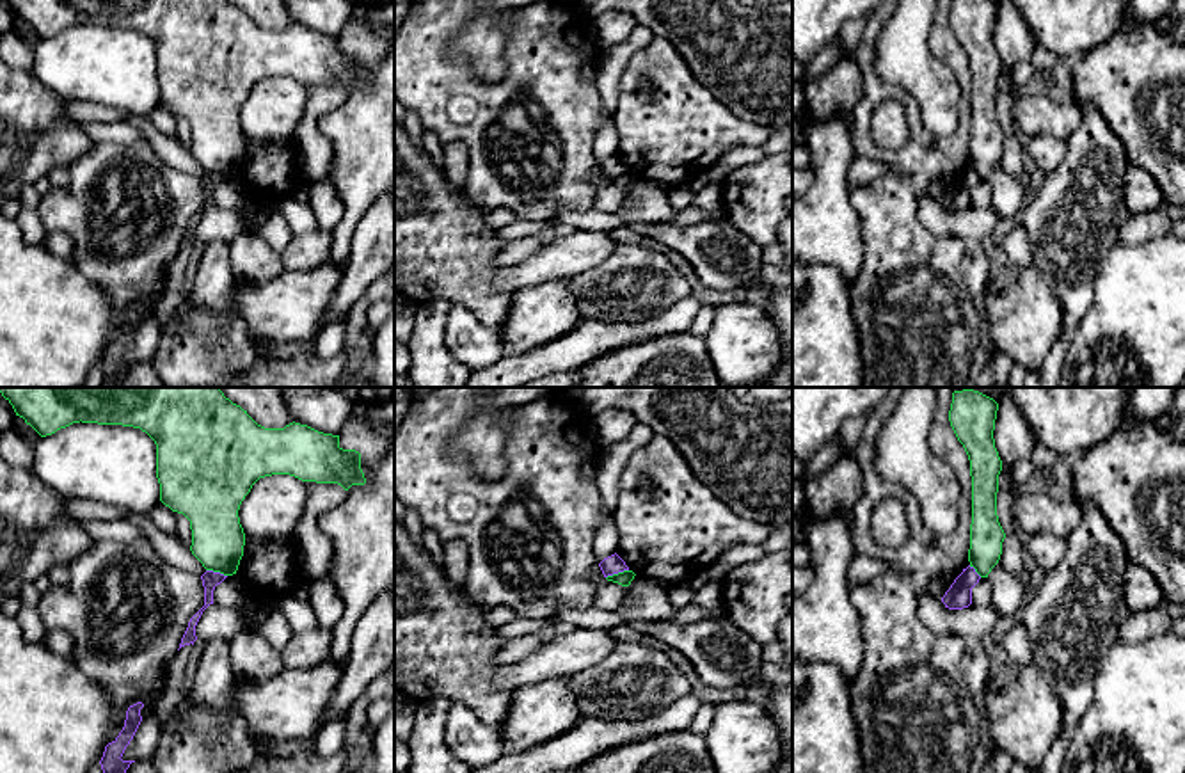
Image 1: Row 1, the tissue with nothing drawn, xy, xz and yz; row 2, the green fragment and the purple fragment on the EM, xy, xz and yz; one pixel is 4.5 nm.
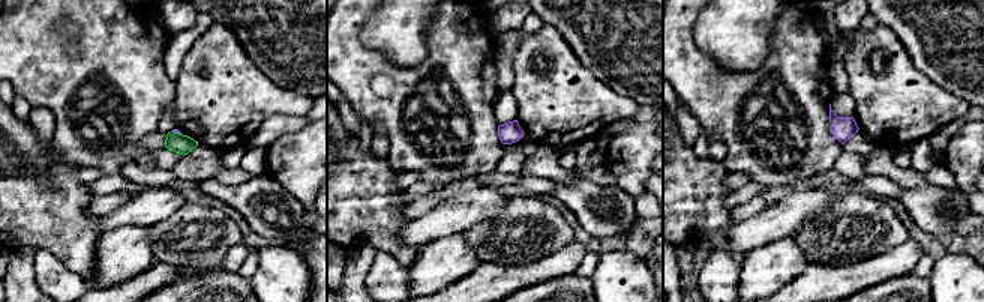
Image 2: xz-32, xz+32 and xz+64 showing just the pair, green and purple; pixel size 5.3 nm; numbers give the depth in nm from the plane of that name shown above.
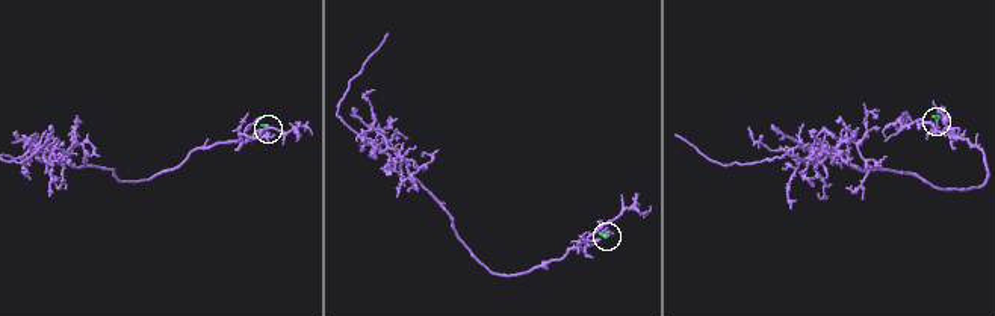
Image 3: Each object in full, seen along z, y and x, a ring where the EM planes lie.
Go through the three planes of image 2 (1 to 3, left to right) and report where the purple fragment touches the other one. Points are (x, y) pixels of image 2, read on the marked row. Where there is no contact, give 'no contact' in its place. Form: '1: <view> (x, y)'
1: xz-32 (177, 132)
2: no contact
3: no contact

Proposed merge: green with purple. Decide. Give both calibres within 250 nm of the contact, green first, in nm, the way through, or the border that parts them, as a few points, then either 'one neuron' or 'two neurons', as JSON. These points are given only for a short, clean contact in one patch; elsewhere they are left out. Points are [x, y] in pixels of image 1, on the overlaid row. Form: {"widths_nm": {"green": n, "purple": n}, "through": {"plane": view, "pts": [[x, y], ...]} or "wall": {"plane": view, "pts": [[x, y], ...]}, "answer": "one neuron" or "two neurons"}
{"widths_nm": {"green": 70, "purple": 90}, "wall": {"plane": "xz", "pts": [[628, 569], [606, 578]]}, "answer": "two neurons"}

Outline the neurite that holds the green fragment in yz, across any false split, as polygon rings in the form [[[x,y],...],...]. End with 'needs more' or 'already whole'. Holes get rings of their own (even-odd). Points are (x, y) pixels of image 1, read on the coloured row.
[[[979,391],[952,393],[949,421],[968,455],[972,476],[968,562],[981,578],[988,578],[998,563],[1006,538],[997,515],[998,474],[1002,471],[993,439],[997,410],[998,403]]] | already whole

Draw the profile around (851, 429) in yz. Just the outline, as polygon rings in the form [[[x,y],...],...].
[[[863,414],[863,416],[855,416],[855,418],[849,418],[842,423],[840,426],[840,442],[842,442],[842,448],[853,455],[855,450],[856,450],[856,444],[860,441],[860,435],[863,432],[863,426],[867,423],[867,418],[869,414]]]

